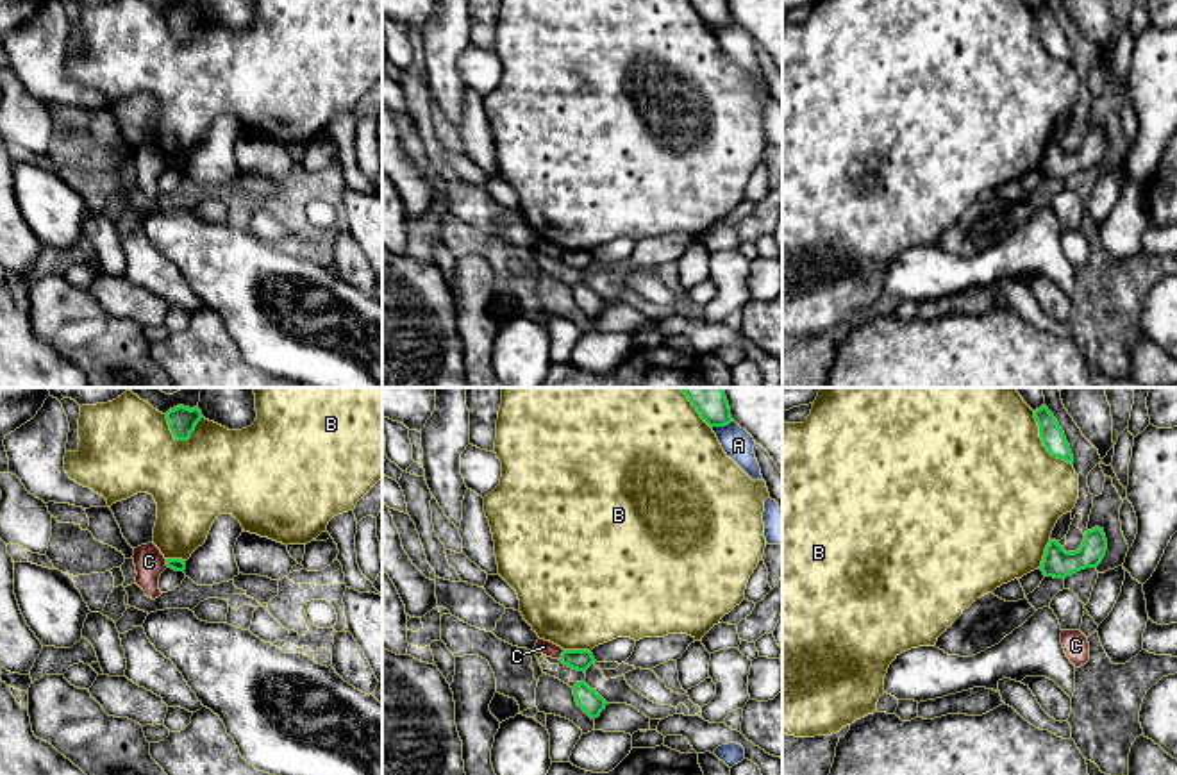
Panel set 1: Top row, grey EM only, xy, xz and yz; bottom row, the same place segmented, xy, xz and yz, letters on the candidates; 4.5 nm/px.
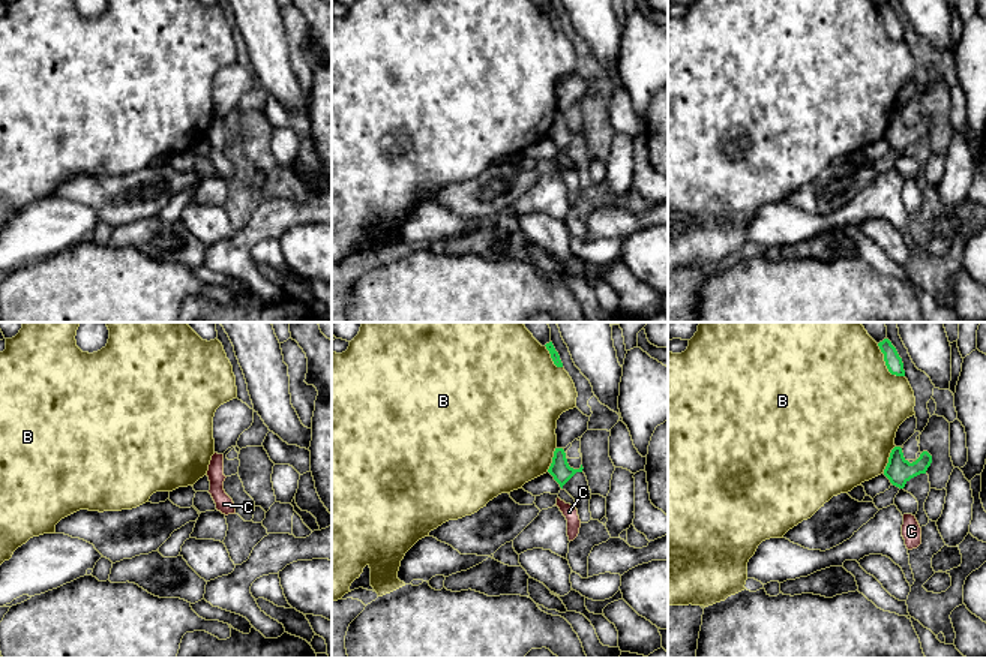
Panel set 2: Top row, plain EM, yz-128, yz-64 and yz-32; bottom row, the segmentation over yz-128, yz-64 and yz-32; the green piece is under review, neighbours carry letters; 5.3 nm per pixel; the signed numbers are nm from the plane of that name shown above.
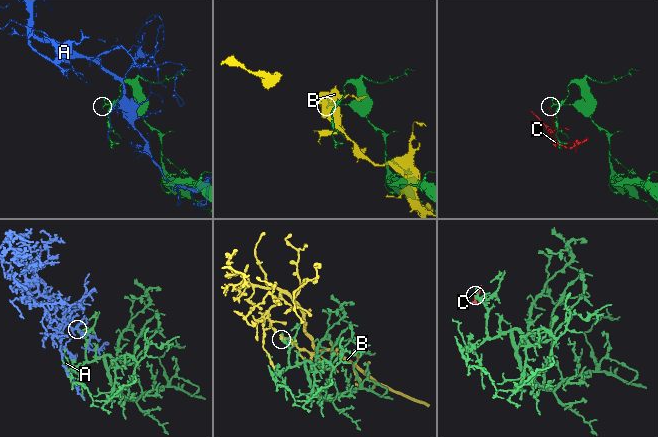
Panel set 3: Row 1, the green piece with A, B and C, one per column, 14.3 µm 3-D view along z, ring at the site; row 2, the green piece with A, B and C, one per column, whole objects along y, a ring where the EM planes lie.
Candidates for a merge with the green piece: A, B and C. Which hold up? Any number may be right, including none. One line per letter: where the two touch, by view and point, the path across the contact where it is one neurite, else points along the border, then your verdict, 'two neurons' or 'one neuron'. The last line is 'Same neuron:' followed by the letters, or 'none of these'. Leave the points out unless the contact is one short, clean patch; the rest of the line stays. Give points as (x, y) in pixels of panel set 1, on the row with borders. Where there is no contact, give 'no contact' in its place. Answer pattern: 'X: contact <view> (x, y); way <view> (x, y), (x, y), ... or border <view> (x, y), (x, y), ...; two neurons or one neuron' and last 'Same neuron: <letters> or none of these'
A: contact xz (722, 425); two neurons
B: contact yz (1043, 443); two neurons
C: contact xz (561, 656); border xz (565, 650), (559, 659); two neurons
Same neuron: none of these

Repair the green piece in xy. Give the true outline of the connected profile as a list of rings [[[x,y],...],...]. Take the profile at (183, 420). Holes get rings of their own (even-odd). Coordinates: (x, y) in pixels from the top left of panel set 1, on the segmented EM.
[[[177,405],[166,412],[170,430],[177,441],[188,441],[196,423],[202,420],[202,411],[198,407]]]

